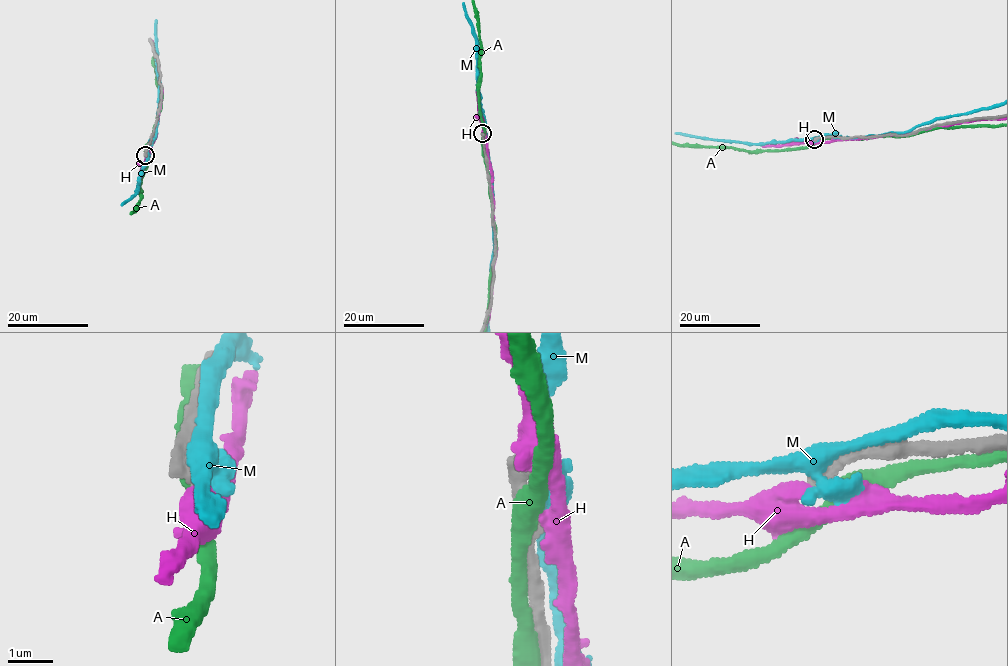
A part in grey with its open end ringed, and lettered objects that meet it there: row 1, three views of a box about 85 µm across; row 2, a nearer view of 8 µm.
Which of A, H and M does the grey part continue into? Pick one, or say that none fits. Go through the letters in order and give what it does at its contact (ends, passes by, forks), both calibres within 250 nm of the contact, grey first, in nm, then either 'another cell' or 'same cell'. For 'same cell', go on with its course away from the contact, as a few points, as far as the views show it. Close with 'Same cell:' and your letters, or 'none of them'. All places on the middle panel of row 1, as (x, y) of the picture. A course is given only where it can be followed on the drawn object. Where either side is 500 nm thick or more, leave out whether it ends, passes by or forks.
A: it passes by | 400/400 nm | another cell
H: it passes by | 400/320 nm | another cell
M: it forks | 440/380 nm | another cell
Same cell: none of them

